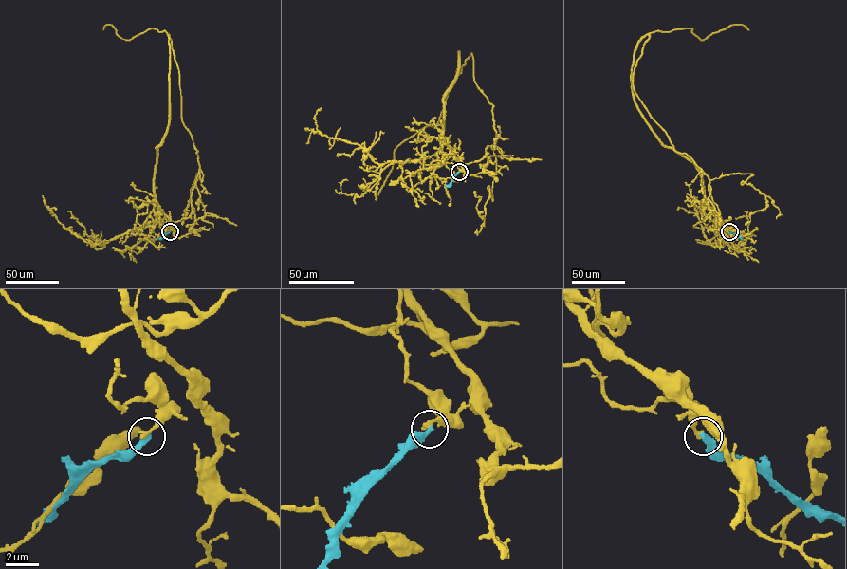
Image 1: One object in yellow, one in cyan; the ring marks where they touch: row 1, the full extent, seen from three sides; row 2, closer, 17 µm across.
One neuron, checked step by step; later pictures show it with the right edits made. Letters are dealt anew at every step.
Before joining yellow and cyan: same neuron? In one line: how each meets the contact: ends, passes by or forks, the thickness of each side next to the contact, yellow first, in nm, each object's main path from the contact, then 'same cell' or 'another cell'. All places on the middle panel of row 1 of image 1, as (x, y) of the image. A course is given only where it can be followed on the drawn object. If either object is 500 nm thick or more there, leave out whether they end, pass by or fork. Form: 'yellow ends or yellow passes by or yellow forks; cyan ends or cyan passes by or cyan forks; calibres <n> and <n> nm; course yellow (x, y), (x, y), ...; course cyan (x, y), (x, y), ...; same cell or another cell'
yellow ends; cyan ends; calibres 240 and 360 nm; course yellow (459, 172), (456, 160), (440, 151), (440, 139), (458, 52), (438, 122), (395, 148), (378, 194); course cyan (459, 172), (449, 186), (445, 185); another cell

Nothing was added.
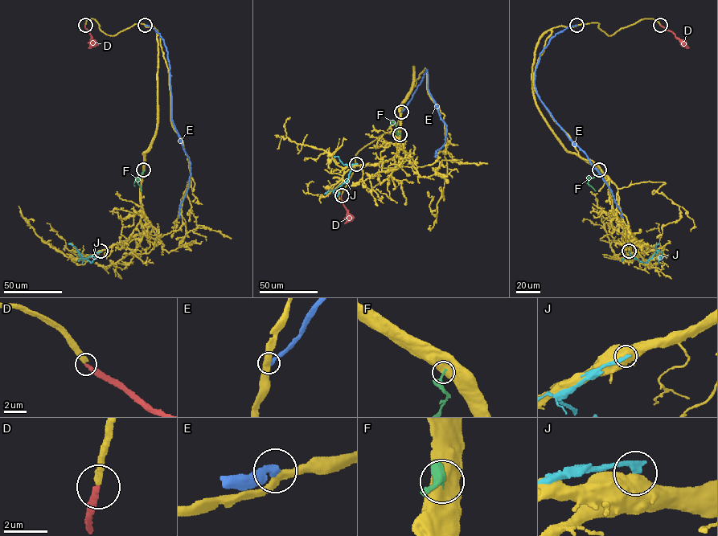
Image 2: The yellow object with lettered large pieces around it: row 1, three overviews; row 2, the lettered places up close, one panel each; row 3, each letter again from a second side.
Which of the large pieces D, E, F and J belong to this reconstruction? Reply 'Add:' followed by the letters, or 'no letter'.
Add: D

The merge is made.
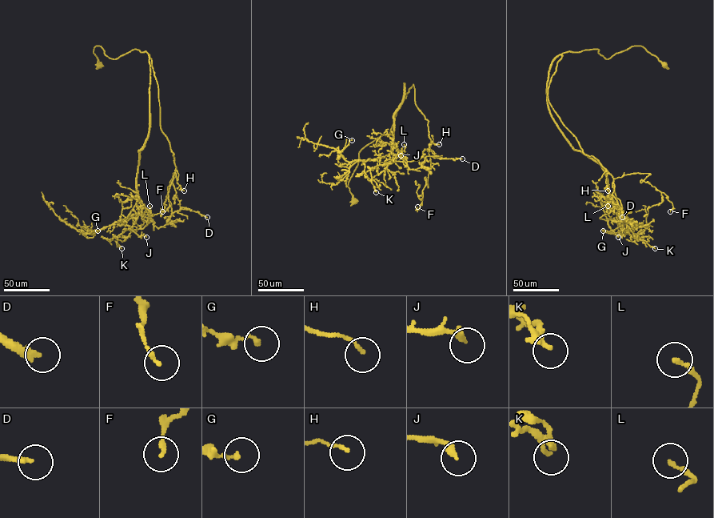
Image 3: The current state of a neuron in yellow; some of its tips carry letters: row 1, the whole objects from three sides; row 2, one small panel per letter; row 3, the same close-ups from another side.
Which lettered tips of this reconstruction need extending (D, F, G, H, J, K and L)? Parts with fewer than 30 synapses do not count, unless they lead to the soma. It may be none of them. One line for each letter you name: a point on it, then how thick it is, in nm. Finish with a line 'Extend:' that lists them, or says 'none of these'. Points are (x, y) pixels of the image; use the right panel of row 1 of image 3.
D: (622, 217) | 220 nm
Extend: D

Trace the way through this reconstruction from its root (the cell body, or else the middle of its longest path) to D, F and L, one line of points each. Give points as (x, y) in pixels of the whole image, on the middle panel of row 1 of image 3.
D: (354, 202), (348, 184), (359, 151), (389, 134), (413, 84), (428, 121), (427, 150), (462, 158)
F: (354, 202), (348, 184), (359, 151), (389, 134), (413, 84), (430, 140), (428, 187), (425, 181), (417, 206)
L: (354, 202), (348, 184), (359, 152), (389, 134), (404, 83), (391, 145), (402, 151), (404, 144)

